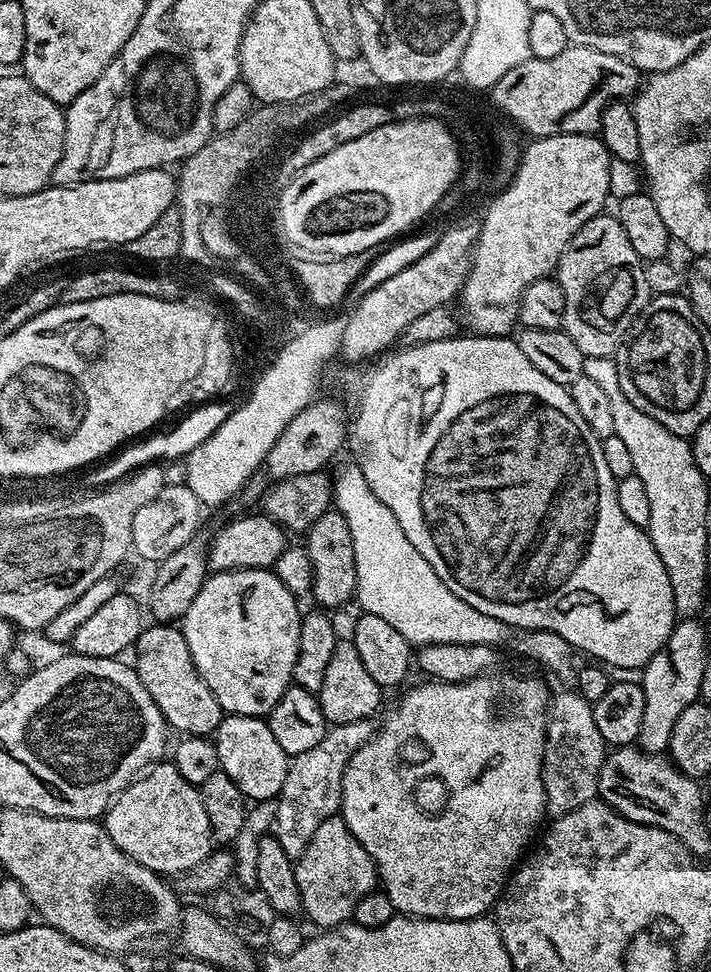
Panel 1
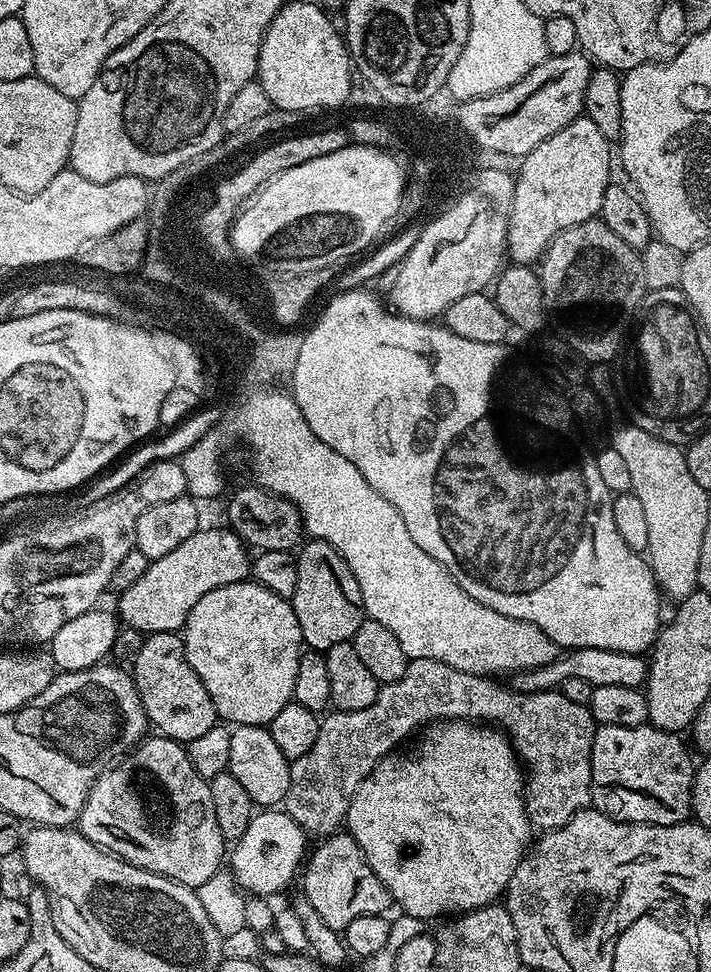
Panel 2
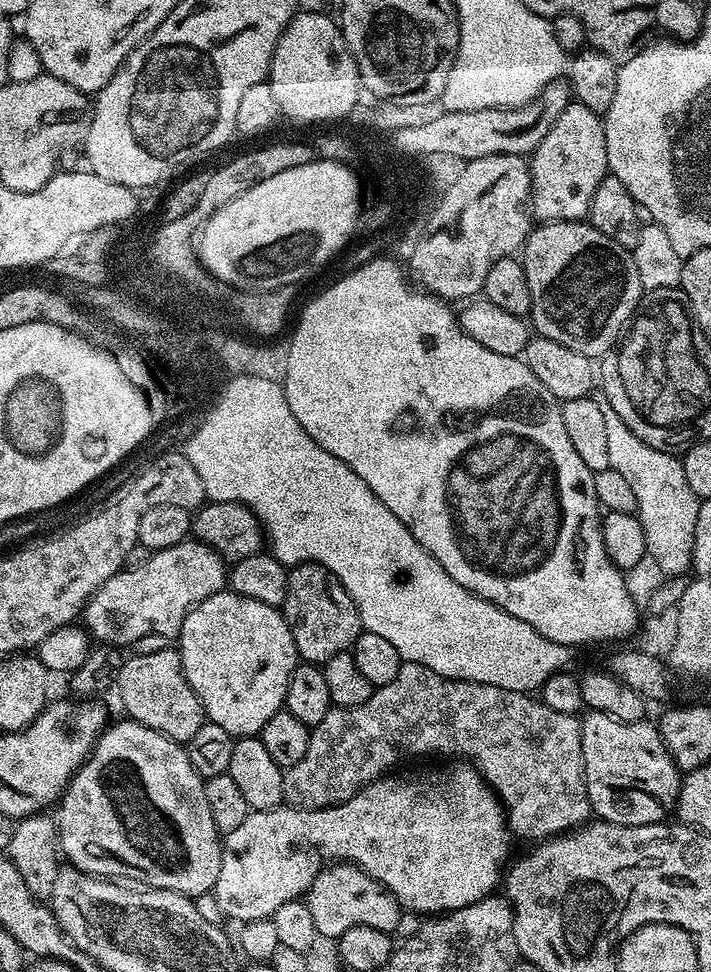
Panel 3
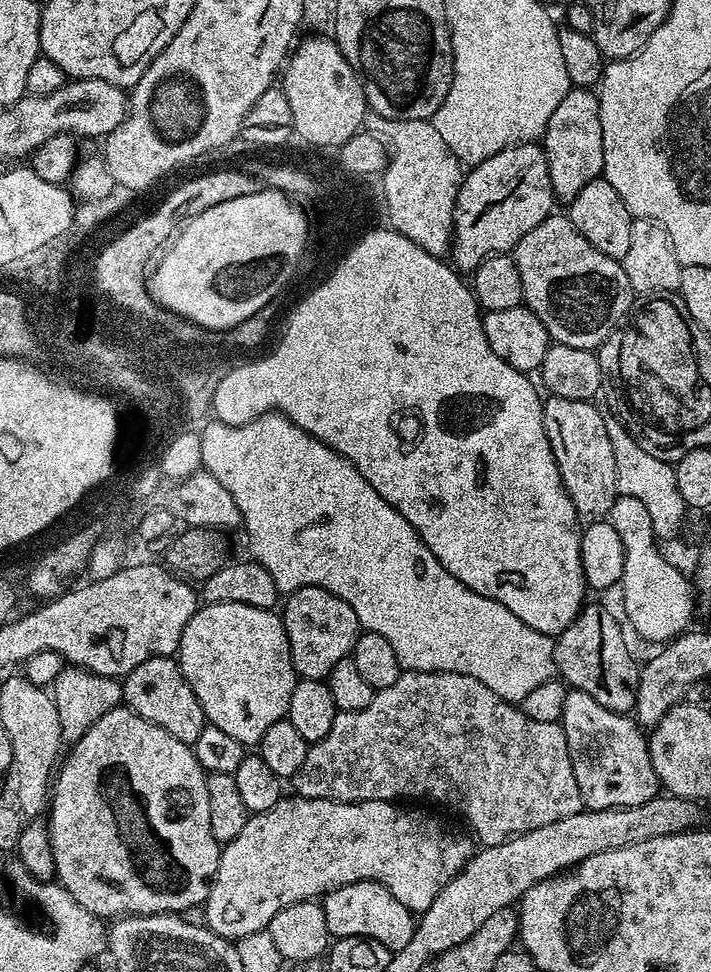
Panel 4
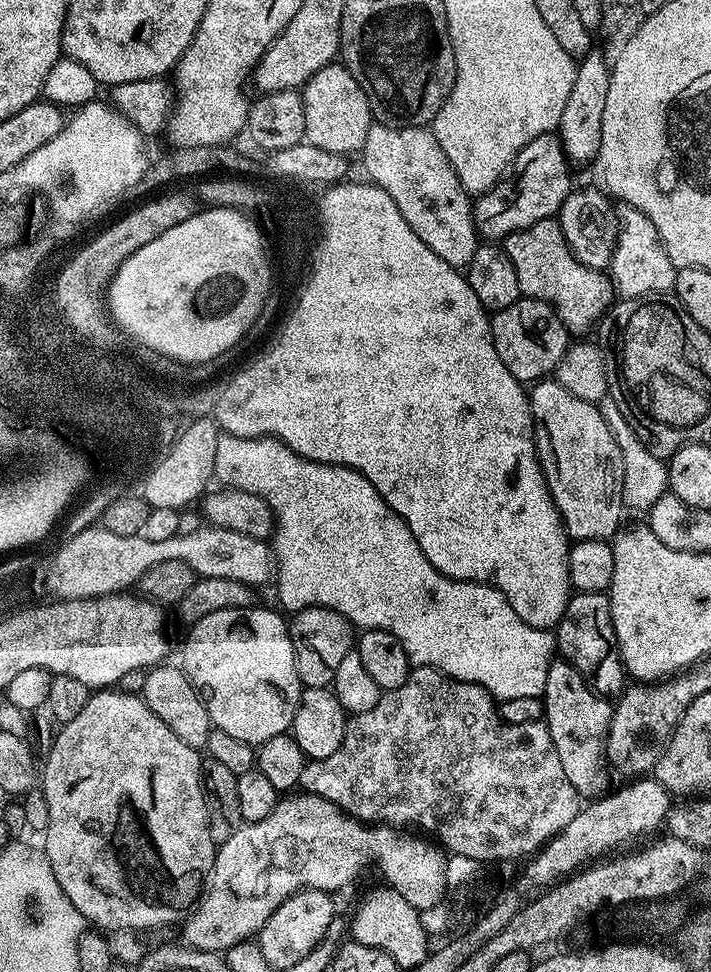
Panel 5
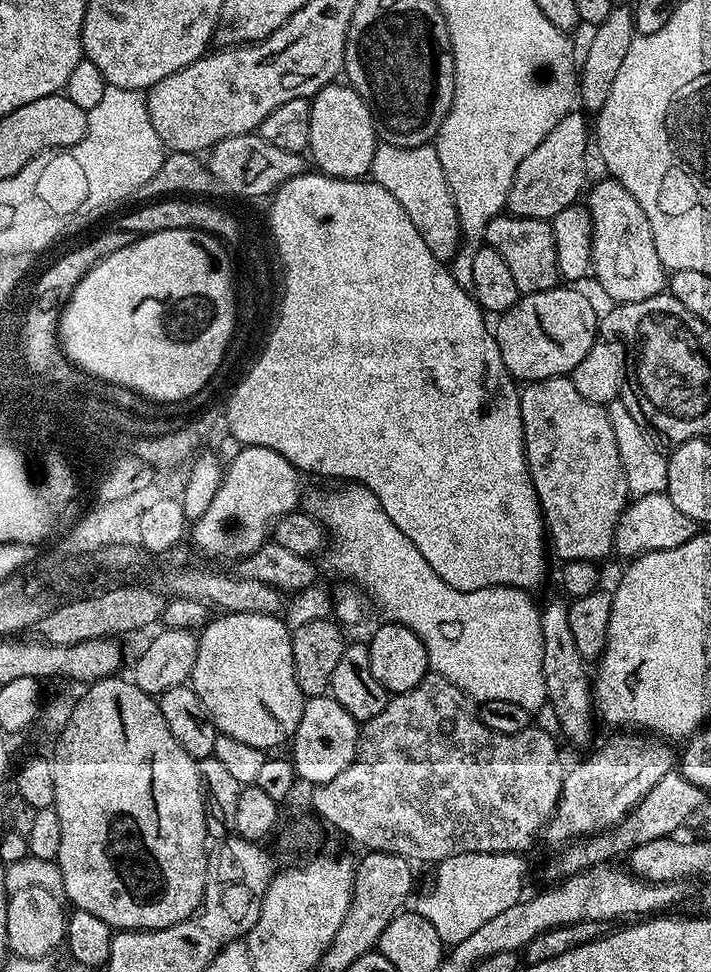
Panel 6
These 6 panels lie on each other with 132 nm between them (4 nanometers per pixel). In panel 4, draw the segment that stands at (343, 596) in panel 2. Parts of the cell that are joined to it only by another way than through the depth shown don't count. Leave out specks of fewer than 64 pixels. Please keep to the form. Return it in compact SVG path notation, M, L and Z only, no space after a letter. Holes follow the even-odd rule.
M302 586L287 593L283 608L284 629L297 677L327 681L330 670L351 657L352 647L362 631L358 614L342 598L330 594L330 590L322 590L322 586Z

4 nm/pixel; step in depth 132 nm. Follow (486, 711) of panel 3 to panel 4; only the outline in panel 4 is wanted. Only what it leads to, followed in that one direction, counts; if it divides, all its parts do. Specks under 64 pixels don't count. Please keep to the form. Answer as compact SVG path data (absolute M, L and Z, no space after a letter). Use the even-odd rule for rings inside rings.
M401 671L398 682L394 686L379 689L373 695L370 706L366 710L353 712L337 711L334 726L330 726L330 734L316 744L308 745L306 759L298 774L290 778L292 792L298 796L305 796L311 800L336 800L340 804L357 804L367 800L399 801L399 796L409 796L412 800L437 800L440 804L449 804L456 812L461 812L468 819L472 827L471 835L483 847L489 848L501 844L511 836L520 836L523 832L538 830L538 826L550 826L550 822L558 822L558 818L570 818L570 814L585 811L584 799L578 790L578 782L574 778L574 770L570 762L570 750L566 746L566 734L560 729L559 724L550 722L534 722L534 718L526 718L526 714L515 703L502 699L490 686L478 682L478 678L466 674L453 672L409 672Z

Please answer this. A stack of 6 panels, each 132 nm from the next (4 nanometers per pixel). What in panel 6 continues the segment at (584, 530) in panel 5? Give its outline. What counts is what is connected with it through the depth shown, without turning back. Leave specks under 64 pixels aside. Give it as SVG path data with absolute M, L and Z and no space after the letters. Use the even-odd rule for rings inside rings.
M562 375L525 383L520 388L520 409L524 427L524 453L534 490L538 494L540 513L544 515L551 551L556 551L561 561L604 562L608 555L613 555L616 524L620 521L620 513L630 503L626 474L622 470L622 458L618 458L618 442L614 442L614 426L610 426L607 407L586 402L586 398L578 394L572 379Z

